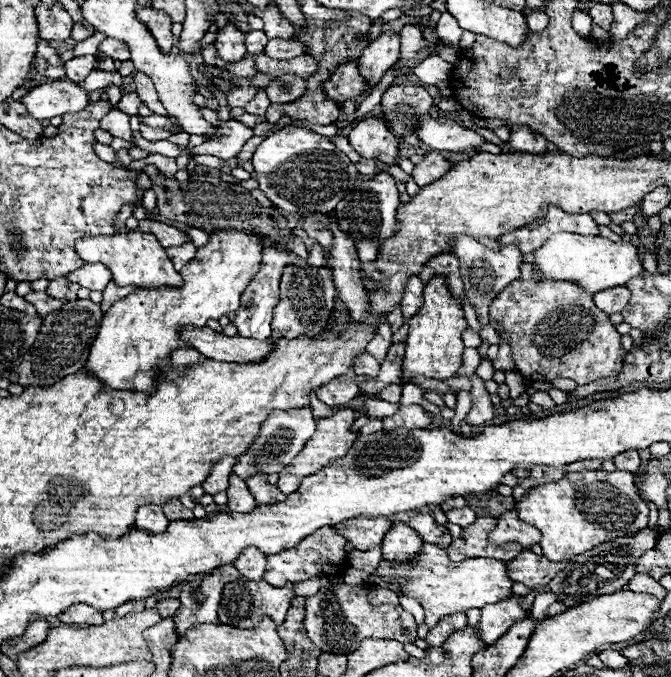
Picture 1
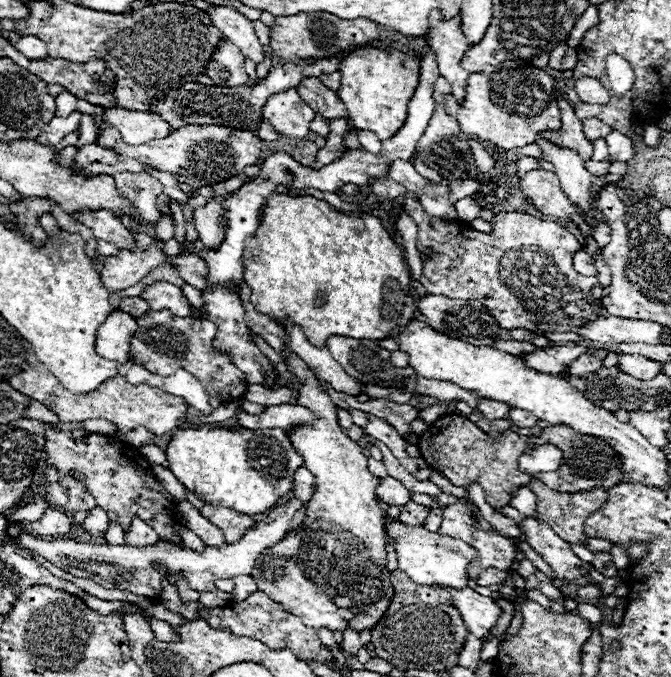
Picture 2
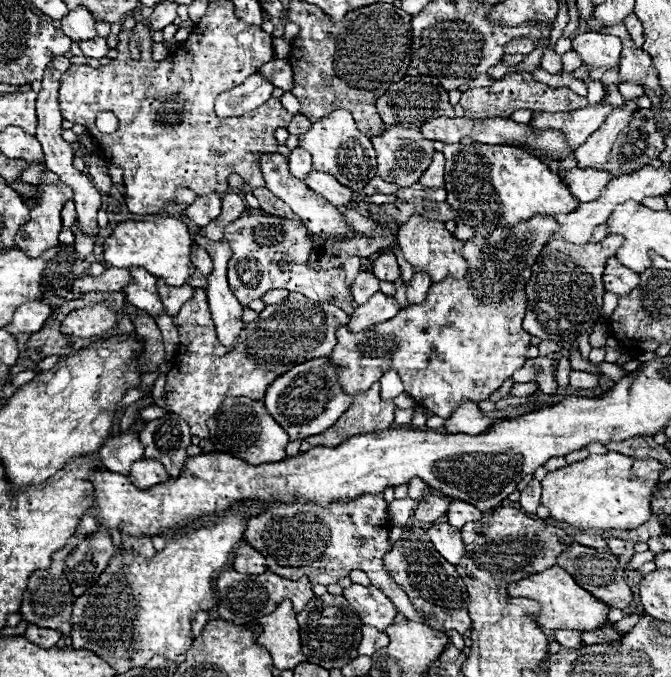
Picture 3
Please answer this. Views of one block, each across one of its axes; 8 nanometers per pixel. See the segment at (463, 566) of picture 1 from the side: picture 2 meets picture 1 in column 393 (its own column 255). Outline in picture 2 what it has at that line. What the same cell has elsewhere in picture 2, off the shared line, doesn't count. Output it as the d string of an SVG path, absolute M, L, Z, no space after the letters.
M292 354L286 364L292 374L304 380L304 386L296 386L290 382L284 384L300 392L300 398L294 404L306 406L316 414L314 424L296 428L296 432L288 432L294 448L304 458L304 466L316 476L316 492L308 502L302 526L290 530L288 536L280 540L280 544L274 544L272 548L268 548L268 552L260 554L260 560L256 560L256 568L252 568L252 578L256 580L258 590L268 594L278 604L284 604L292 614L300 616L308 628L328 628L330 632L342 632L346 628L352 628L354 632L372 630L394 598L394 588L390 586L390 572L386 570L386 510L376 496L380 478L370 474L362 448L352 442L338 426L338 408L320 388L314 372L310 372L308 366L296 354Z

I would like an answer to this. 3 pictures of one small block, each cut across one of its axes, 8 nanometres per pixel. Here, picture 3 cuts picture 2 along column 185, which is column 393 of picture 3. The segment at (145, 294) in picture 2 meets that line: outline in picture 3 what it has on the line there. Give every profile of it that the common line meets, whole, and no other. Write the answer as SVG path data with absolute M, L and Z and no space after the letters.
M376 292L370 296L370 300L366 304L360 304L354 308L354 314L350 316L348 328L352 332L364 330L372 324L380 324L380 322L394 318L398 314L398 310L400 308L398 308L394 296L386 296L382 292Z

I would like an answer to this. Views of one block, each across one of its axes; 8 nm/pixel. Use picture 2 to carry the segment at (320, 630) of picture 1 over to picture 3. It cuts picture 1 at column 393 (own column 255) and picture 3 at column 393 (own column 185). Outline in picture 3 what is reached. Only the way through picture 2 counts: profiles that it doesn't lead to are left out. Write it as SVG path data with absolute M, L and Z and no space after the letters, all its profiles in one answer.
M352 584L348 590L344 590L344 598L358 612L364 624L378 630L386 630L390 624L394 624L394 616L398 614L396 606L380 588Z

